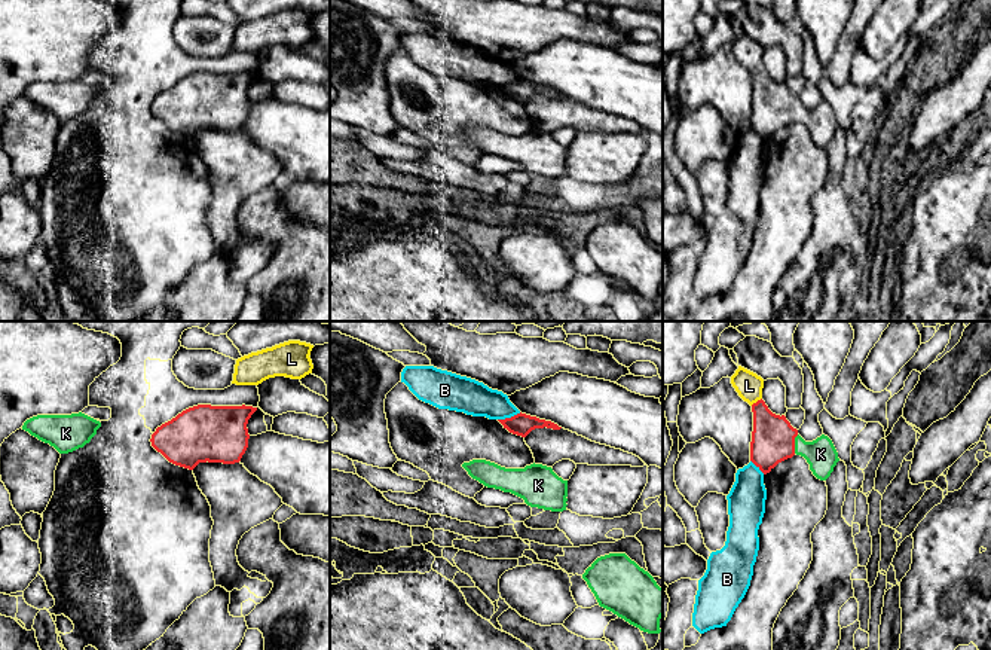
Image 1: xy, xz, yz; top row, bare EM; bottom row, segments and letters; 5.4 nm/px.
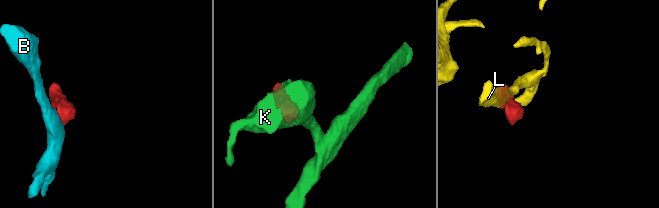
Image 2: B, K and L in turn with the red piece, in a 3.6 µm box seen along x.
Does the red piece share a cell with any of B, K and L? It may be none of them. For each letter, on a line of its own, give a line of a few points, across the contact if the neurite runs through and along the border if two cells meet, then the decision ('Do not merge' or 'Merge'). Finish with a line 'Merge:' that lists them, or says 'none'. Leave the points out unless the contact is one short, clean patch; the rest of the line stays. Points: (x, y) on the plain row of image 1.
B: Line: xz (520, 79), (498, 87). Do not merge
K: Line: yz (773, 106), (794, 110), (820, 121). Merge
L: Line: yz (761, 64), (751, 72). Do not merge
Merge: K

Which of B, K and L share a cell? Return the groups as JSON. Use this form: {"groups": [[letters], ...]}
{"groups": [["B"], ["K"], ["L"]]}

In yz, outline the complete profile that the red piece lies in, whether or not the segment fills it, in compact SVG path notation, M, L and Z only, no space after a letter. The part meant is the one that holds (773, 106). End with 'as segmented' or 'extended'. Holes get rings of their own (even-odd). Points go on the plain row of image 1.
M762 65L752 71L752 79L750 128L764 141L796 120L807 126L817 146L826 147L831 143L839 125L828 103L805 109L786 83L773 80Z; extended

